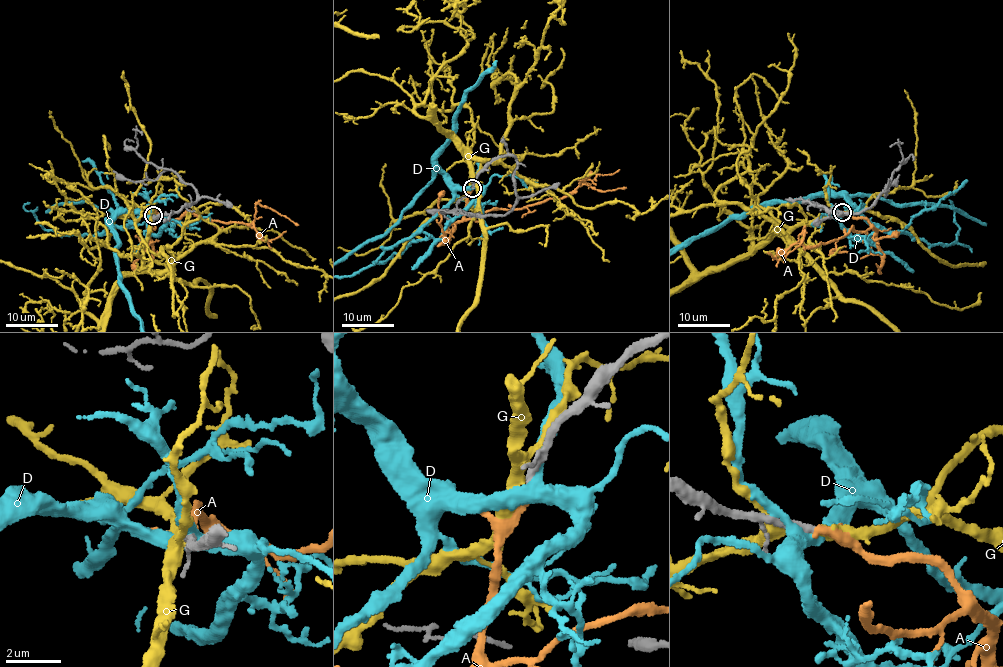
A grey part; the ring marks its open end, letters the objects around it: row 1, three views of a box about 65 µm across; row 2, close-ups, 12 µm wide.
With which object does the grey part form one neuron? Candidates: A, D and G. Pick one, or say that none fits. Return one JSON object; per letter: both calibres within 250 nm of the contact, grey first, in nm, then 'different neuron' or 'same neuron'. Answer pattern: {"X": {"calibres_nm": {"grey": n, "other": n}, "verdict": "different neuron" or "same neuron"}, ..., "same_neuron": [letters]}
{"A": {"calibres_nm": {"grey": 280, "other": 280}, "verdict": "same neuron"}, "D": {"calibres_nm": {"grey": 260, "other": 380}, "verdict": "different neuron"}, "G": {"calibres_nm": {"grey": 360, "other": 320}, "verdict": "different neuron"}, "same_neuron": ["A"]}

